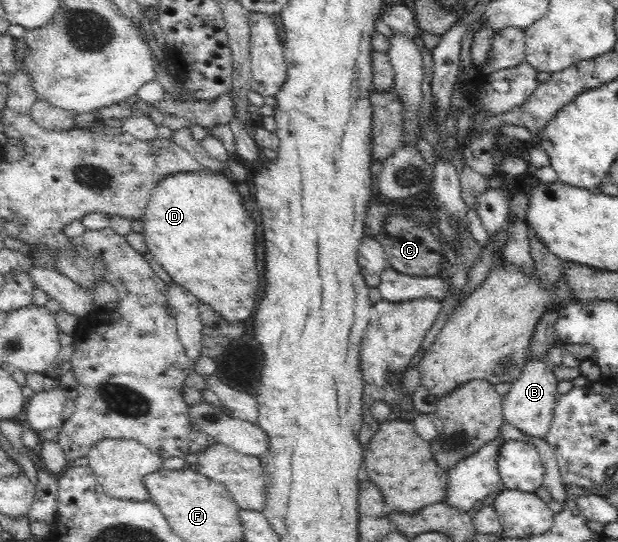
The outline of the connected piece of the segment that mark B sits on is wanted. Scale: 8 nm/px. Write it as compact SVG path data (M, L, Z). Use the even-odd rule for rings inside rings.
M544 358L541 361L527 360L519 378L511 383L511 390L502 398L504 420L519 429L531 442L536 438L546 438L555 408L558 381L549 368Z

